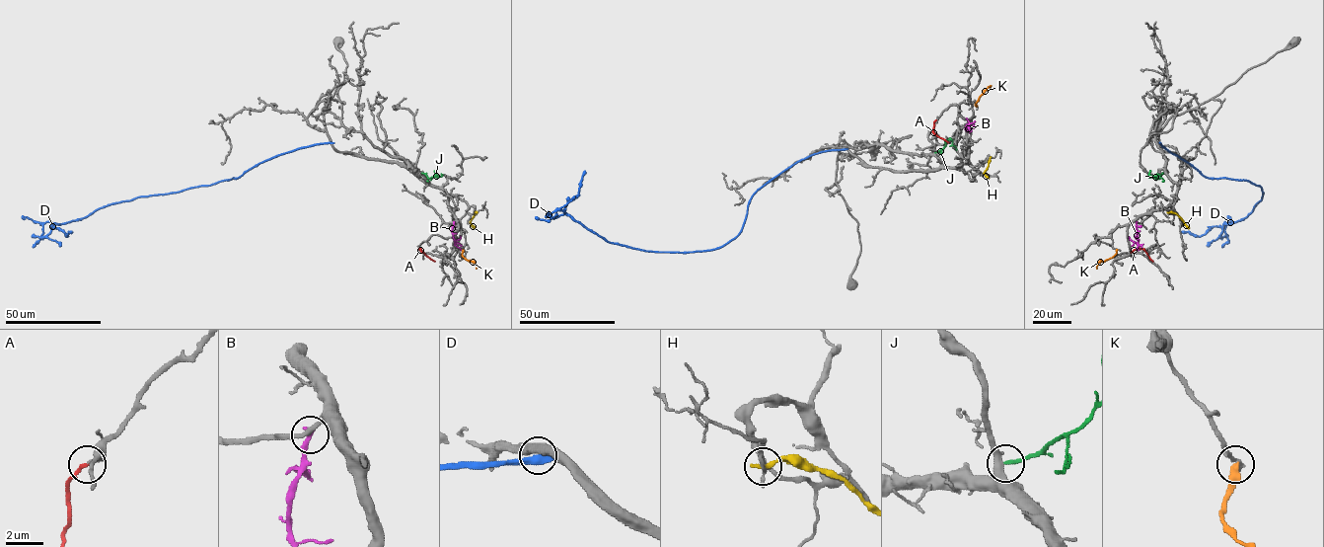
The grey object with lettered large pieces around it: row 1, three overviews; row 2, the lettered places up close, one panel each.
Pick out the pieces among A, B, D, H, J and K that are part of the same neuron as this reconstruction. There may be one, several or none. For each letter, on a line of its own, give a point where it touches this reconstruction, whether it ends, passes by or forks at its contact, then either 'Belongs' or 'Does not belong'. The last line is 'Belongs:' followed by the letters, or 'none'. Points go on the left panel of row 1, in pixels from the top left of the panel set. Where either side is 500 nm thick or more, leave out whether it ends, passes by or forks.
A: Touches grey at (422, 252). It ends there. Belongs
B: Touches grey at (454, 222). It ends there. Does not belong
D: Touches grey at (330, 142). It passes by. Does not belong
H: Touches grey at (477, 212). It ends there. Does not belong
J: Touches grey at (421, 173). It ends there. Belongs
K: Touches grey at (463, 249). It ends there. Does not belong
Belongs: A, J

